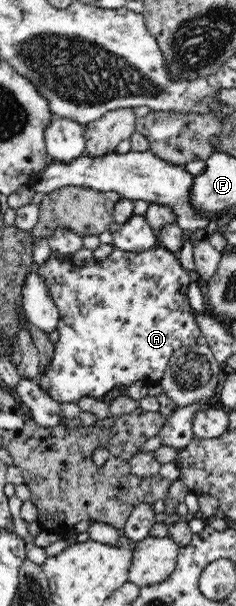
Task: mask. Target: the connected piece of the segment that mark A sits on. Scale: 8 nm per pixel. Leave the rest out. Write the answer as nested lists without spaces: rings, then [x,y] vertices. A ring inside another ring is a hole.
[[[157,245],[139,252],[114,248],[106,259],[92,259],[80,267],[73,265],[71,258],[60,261],[53,255],[38,267],[38,272],[47,282],[60,311],[60,320],[57,327],[59,338],[53,347],[53,357],[35,383],[59,405],[77,404],[85,397],[101,399],[109,391],[128,387],[133,381],[144,381],[147,385],[158,383],[168,368],[171,356],[182,347],[193,348],[202,335],[195,311],[189,306],[187,292],[182,293],[179,288],[181,285],[189,287],[195,275],[181,266],[178,254],[164,246]]]

